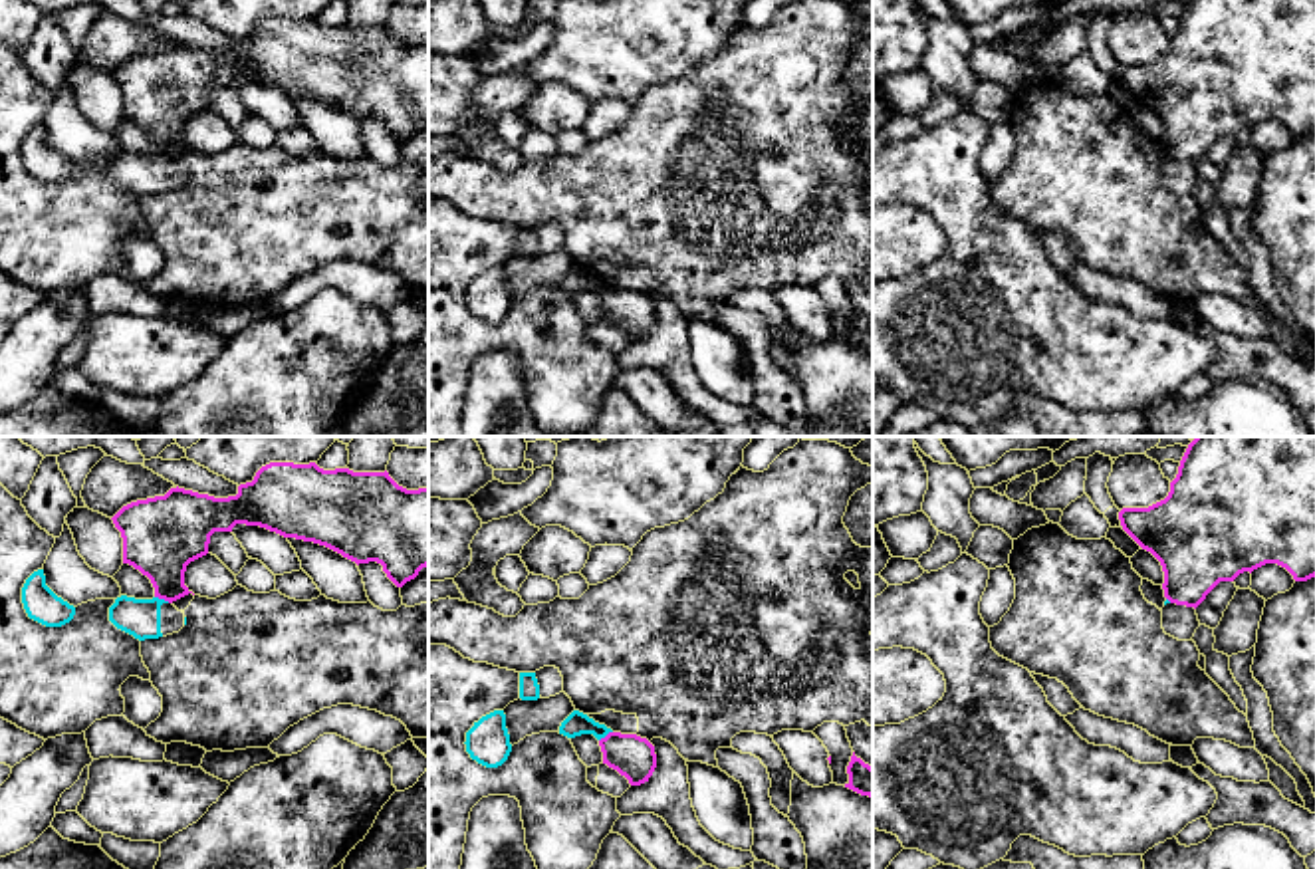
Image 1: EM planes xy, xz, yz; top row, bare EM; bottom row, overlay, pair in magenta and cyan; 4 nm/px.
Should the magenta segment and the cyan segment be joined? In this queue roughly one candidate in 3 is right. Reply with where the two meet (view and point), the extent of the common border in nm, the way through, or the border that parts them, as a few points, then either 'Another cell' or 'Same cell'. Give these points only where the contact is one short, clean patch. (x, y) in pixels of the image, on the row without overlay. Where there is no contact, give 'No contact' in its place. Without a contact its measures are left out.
Touches magenta at xy (163, 153). Shared border 70 nm. Boundary: xy (155, 151), (169, 157). Another cell

